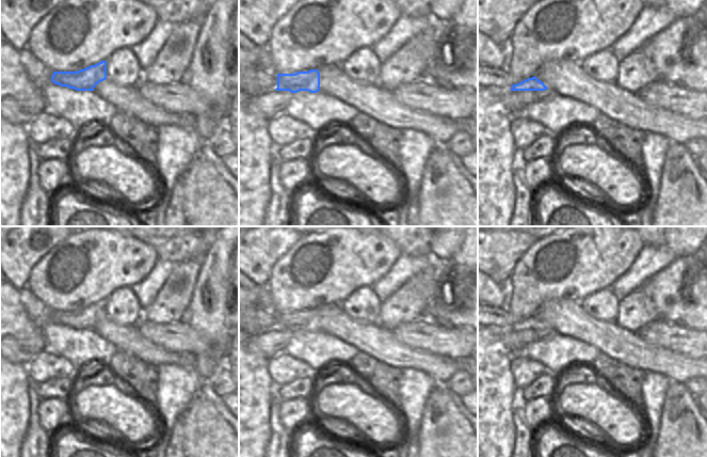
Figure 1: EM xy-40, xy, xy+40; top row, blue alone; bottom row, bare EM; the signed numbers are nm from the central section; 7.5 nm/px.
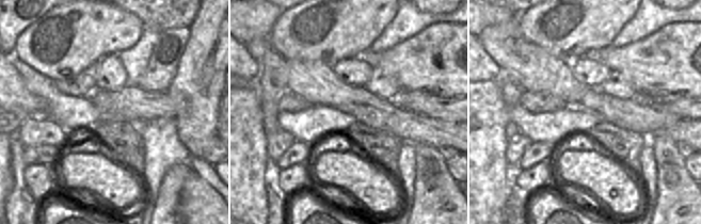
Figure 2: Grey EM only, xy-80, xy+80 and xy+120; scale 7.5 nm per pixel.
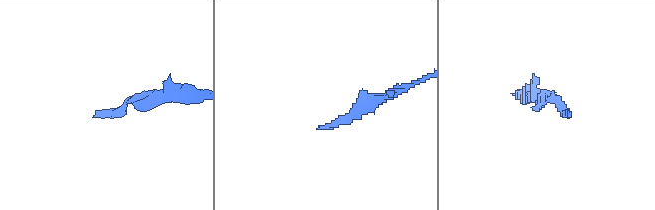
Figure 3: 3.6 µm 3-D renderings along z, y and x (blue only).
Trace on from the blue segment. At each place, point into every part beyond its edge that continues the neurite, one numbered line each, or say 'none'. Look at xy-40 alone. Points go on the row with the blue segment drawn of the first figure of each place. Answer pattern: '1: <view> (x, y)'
none.

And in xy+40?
1: xy+40 (492, 77).

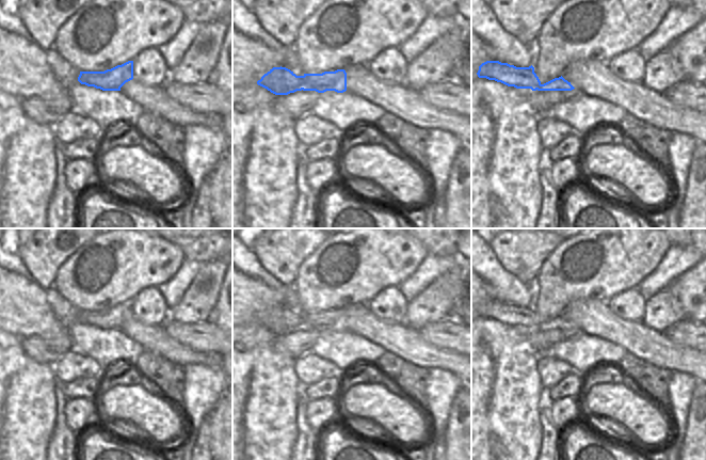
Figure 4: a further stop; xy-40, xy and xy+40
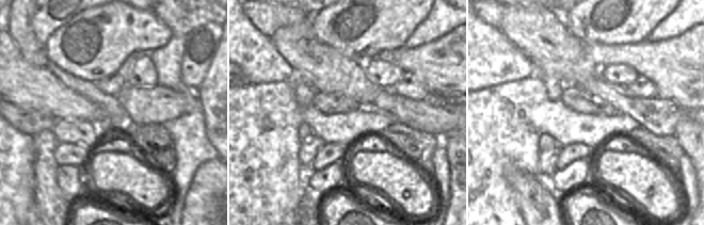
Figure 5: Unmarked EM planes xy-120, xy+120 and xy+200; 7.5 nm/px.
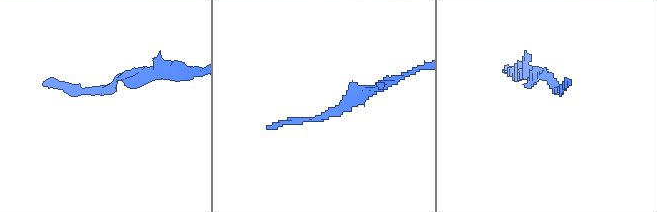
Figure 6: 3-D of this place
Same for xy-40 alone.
none.

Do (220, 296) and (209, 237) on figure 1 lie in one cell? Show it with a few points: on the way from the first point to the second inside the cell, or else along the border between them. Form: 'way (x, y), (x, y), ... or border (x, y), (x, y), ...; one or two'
border (217, 237), (207, 249); two

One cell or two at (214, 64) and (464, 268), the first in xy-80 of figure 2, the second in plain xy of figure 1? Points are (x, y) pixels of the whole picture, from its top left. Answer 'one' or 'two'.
one

